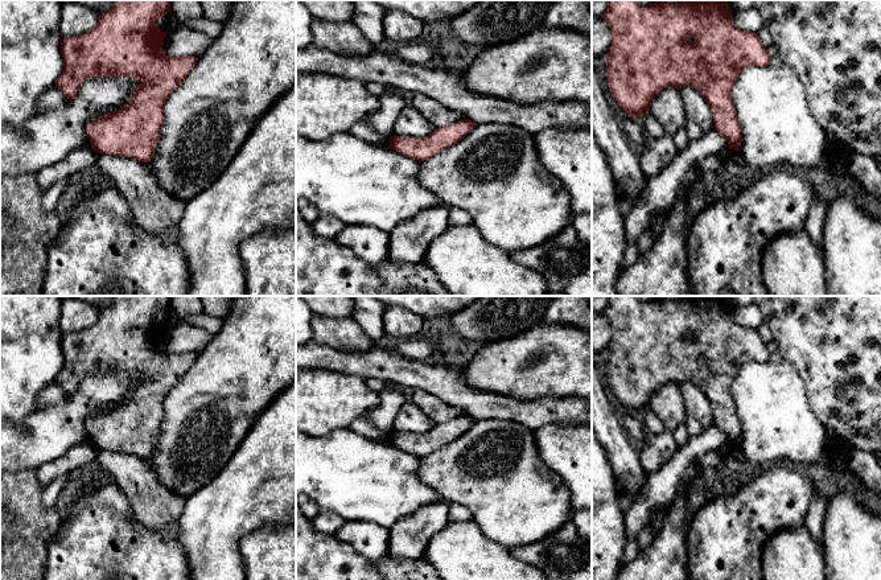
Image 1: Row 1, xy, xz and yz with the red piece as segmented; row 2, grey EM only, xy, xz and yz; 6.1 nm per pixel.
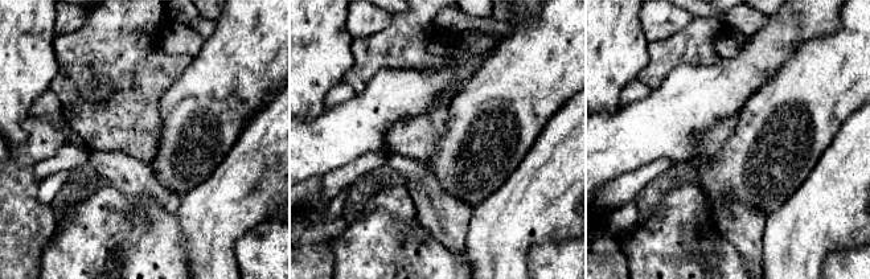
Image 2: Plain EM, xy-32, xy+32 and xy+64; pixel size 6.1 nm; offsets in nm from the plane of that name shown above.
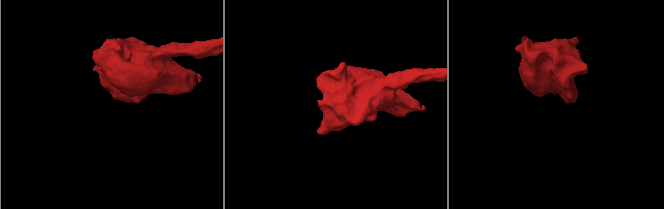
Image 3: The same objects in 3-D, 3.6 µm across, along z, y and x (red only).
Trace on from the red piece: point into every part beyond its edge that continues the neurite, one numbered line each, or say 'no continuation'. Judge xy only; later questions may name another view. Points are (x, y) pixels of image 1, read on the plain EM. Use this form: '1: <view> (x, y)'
no continuation

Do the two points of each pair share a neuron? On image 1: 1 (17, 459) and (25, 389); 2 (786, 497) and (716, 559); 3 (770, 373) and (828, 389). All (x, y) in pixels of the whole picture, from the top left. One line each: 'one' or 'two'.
1: two
2: one
3: two

